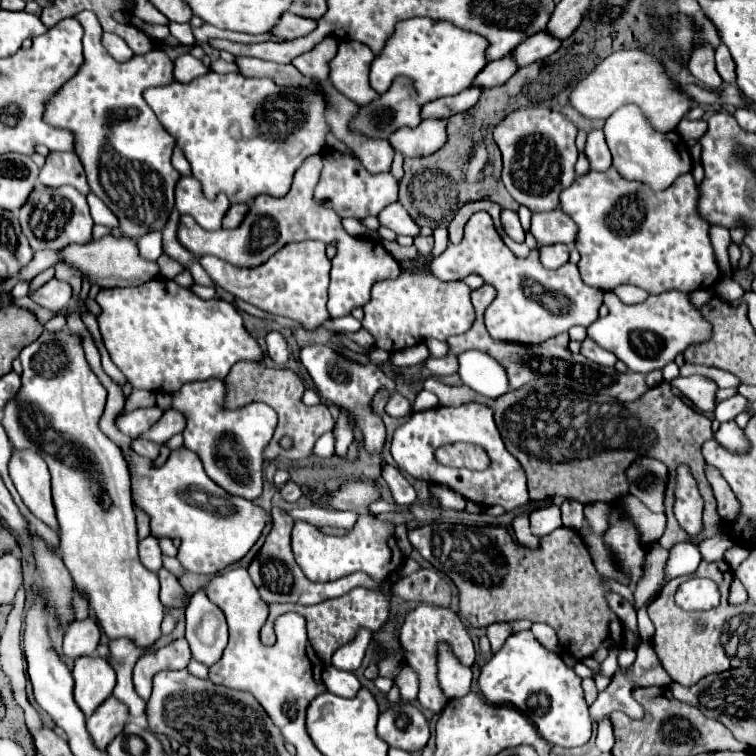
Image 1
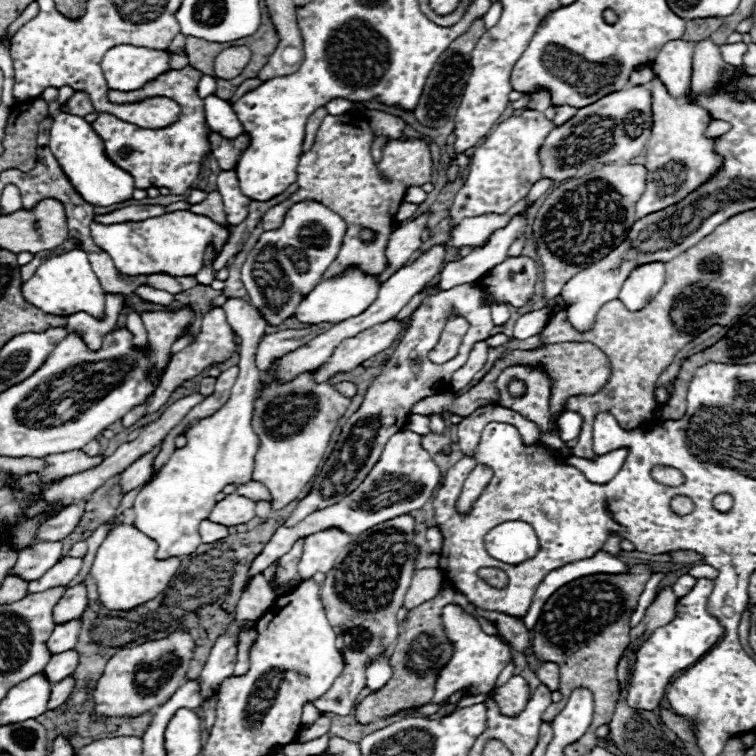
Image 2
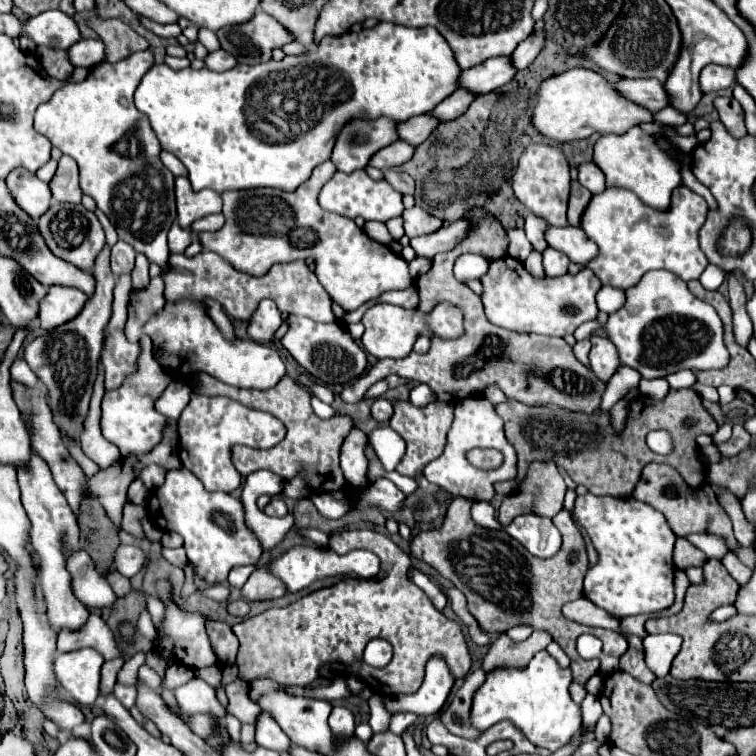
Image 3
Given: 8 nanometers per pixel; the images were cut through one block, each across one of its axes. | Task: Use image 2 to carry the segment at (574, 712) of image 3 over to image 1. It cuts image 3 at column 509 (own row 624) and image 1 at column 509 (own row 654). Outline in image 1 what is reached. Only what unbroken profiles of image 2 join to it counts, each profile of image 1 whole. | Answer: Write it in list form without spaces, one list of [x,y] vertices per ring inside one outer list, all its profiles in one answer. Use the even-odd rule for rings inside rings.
[[[530,630],[512,634],[478,678],[480,692],[488,702],[516,706],[538,728],[542,738],[562,748],[584,746],[592,736],[592,720],[580,682],[582,678],[558,654],[546,650]]]

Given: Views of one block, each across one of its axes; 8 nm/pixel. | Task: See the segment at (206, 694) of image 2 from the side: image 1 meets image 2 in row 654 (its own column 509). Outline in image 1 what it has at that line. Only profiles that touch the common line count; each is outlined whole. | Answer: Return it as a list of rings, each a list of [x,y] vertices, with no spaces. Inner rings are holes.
[[[502,210],[500,214],[500,220],[502,220],[502,228],[504,232],[516,240],[516,242],[524,242],[524,230],[520,226],[520,220],[518,220],[518,214],[514,210]]]

